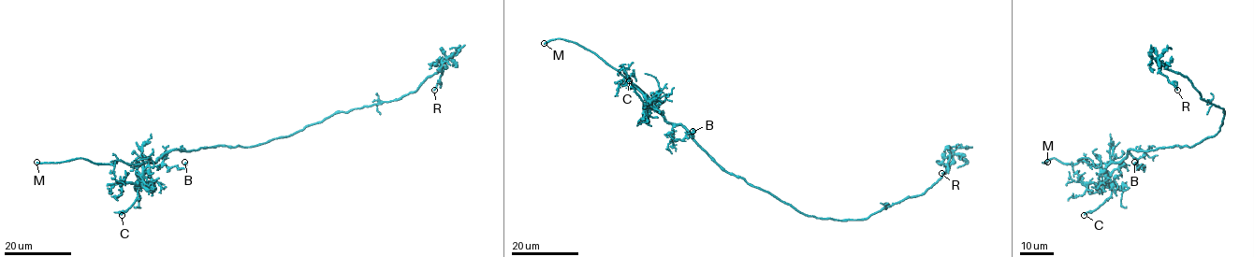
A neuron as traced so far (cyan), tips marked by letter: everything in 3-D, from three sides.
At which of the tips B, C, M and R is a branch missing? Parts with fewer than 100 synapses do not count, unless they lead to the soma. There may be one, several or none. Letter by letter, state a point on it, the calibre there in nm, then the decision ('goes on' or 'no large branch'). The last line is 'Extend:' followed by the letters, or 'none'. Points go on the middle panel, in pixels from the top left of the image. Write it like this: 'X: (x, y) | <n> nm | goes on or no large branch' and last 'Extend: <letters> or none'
B: (692, 131) | 130 nm | no large branch
C: (629, 80) | 240 nm | no large branch
M: (544, 43) | 200 nm | goes on
R: (941, 173) | 120 nm | no large branch
Extend: M

